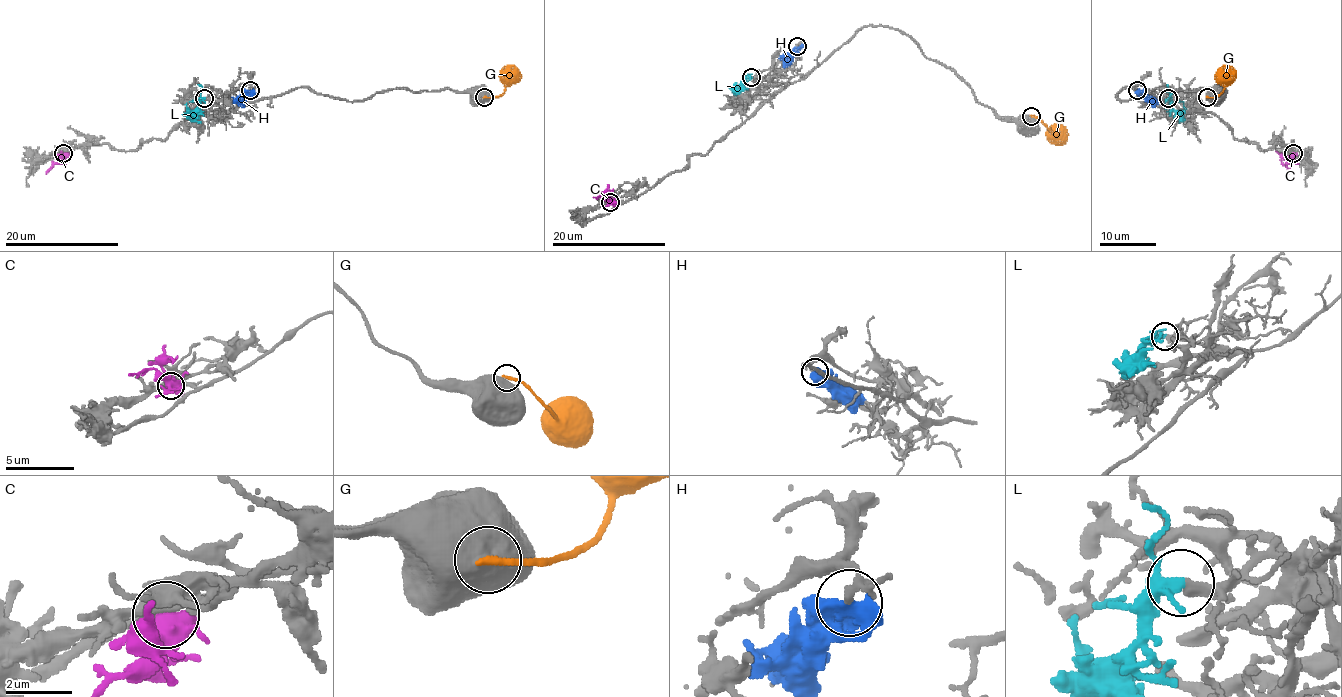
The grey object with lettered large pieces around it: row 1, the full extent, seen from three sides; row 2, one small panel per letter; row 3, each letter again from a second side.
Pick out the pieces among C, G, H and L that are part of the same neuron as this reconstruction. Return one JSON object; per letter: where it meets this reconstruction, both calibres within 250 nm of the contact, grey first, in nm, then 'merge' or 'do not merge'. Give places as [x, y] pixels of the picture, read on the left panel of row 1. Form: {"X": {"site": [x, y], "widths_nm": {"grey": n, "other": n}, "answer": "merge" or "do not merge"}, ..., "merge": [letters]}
{"C": {"site": [63, 153], "widths_nm": {"grey": 500, "other": 400}, "answer": "do not merge"}, "G": {"site": [484, 97], "widths_nm": {"grey": 950, "other": 240}, "answer": "do not merge"}, "H": {"site": [250, 90], "widths_nm": {"grey": 110, "other": 650}, "answer": "do not merge"}, "L": {"site": [204, 98], "widths_nm": {"grey": 400, "other": 240}, "answer": "merge"}, "merge": ["L"]}

